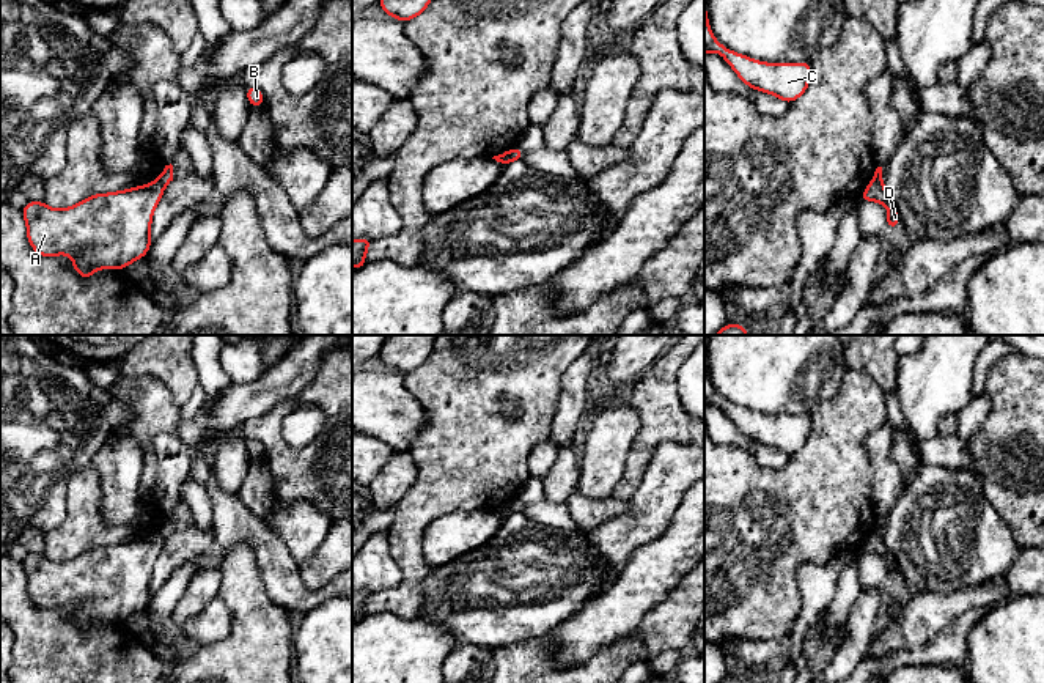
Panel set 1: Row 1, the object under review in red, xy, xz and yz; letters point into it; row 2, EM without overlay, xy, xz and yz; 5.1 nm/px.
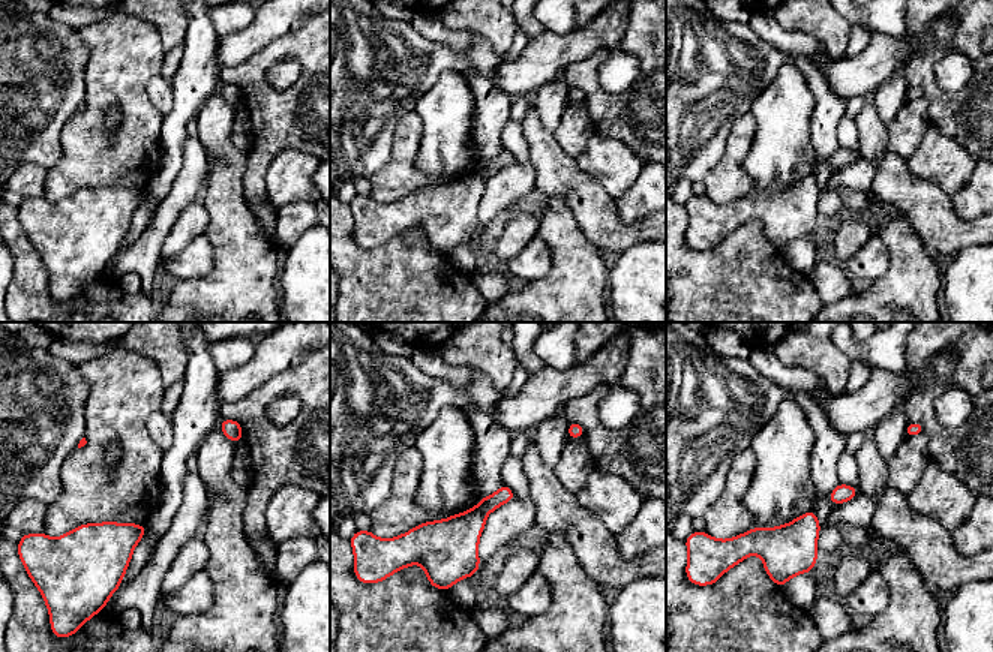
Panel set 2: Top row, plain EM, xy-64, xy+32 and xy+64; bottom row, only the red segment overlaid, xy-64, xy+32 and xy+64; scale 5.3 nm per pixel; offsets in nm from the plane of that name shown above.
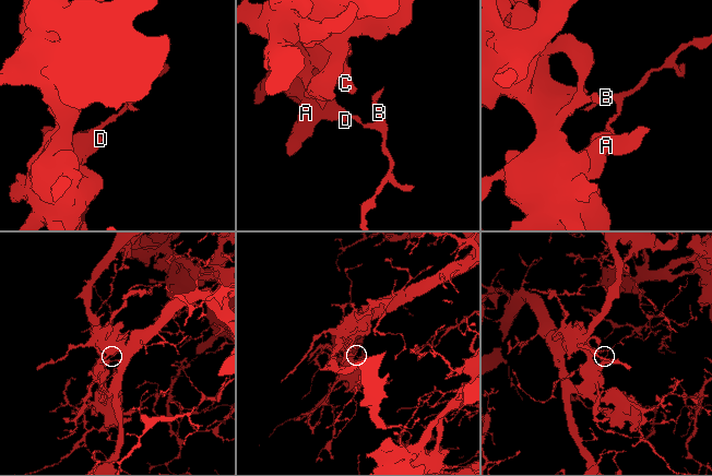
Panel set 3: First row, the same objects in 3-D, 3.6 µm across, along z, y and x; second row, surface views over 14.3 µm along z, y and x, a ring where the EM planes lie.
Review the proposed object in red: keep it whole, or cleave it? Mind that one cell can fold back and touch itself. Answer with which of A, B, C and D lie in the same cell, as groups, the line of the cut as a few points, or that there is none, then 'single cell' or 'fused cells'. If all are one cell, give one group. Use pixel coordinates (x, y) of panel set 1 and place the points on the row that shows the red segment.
A B C D | no cut | single cell

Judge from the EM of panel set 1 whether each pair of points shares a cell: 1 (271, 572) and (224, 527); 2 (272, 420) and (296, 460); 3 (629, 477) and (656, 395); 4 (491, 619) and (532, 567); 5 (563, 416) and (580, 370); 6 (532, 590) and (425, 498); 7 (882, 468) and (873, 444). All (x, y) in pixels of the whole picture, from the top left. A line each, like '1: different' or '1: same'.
1: same
2: same
3: same
4: same
5: same
6: different
7: same

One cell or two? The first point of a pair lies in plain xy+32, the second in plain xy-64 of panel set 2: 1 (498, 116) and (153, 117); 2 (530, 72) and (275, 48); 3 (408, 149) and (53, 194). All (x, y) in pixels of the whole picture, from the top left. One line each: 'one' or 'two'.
1: two
2: two
3: one

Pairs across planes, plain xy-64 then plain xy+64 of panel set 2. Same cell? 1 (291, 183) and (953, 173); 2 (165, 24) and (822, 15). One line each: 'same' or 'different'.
1: same
2: same

